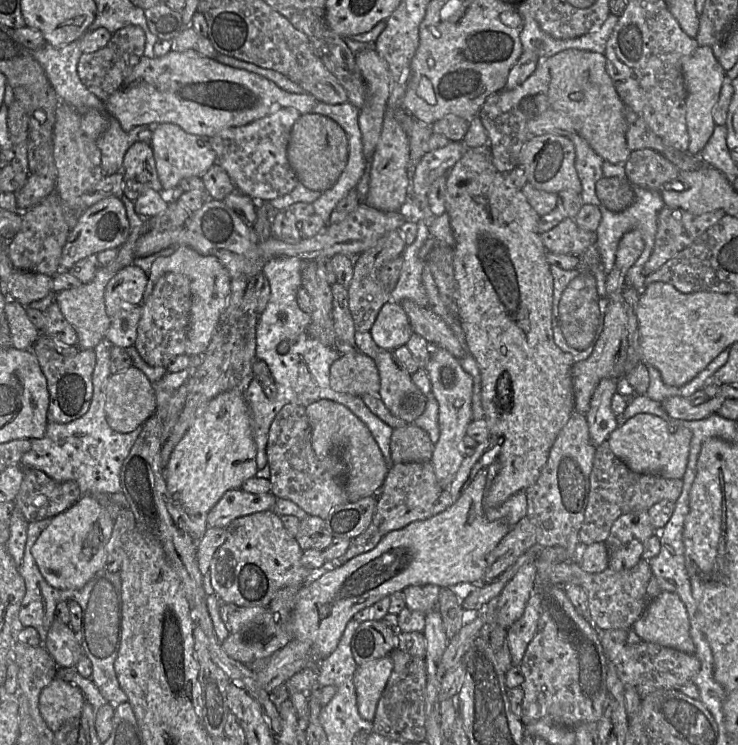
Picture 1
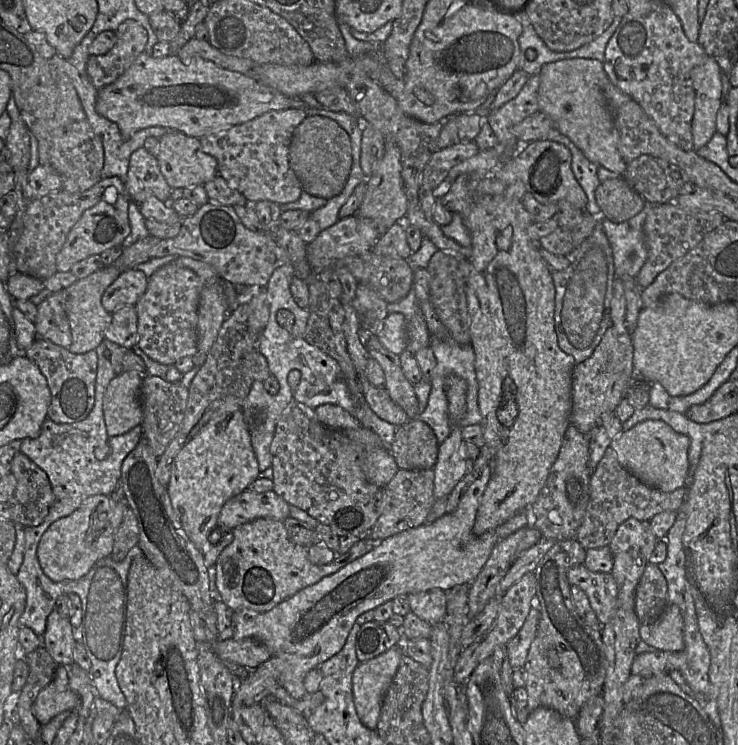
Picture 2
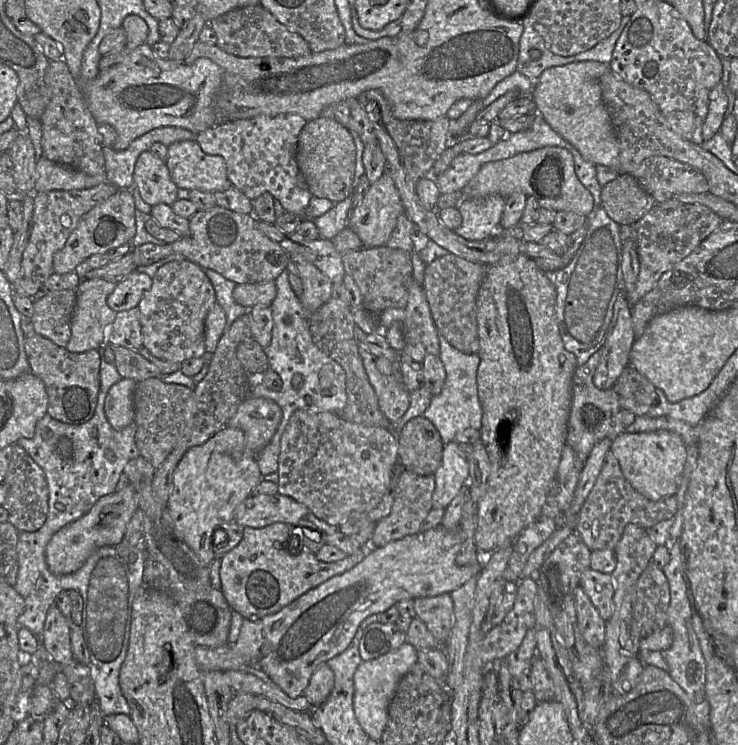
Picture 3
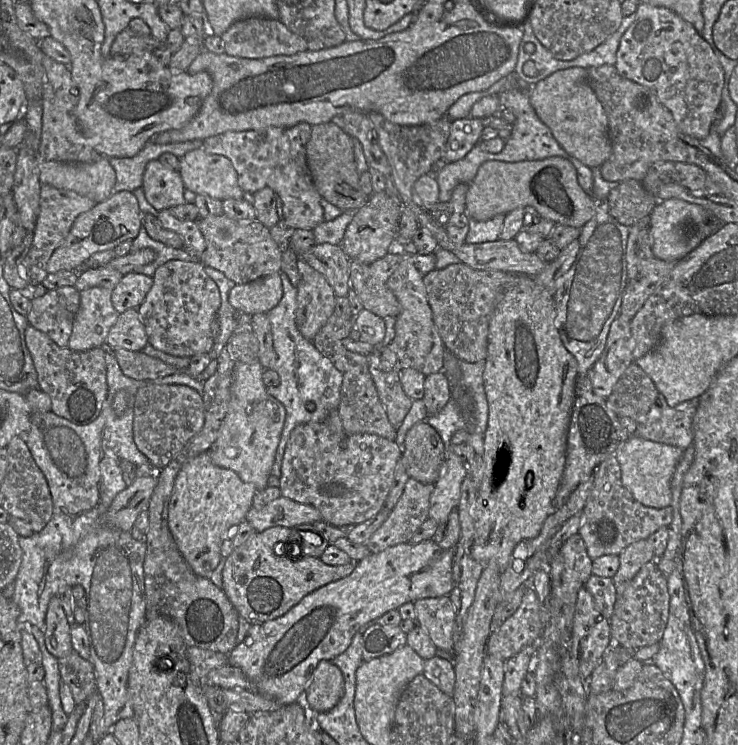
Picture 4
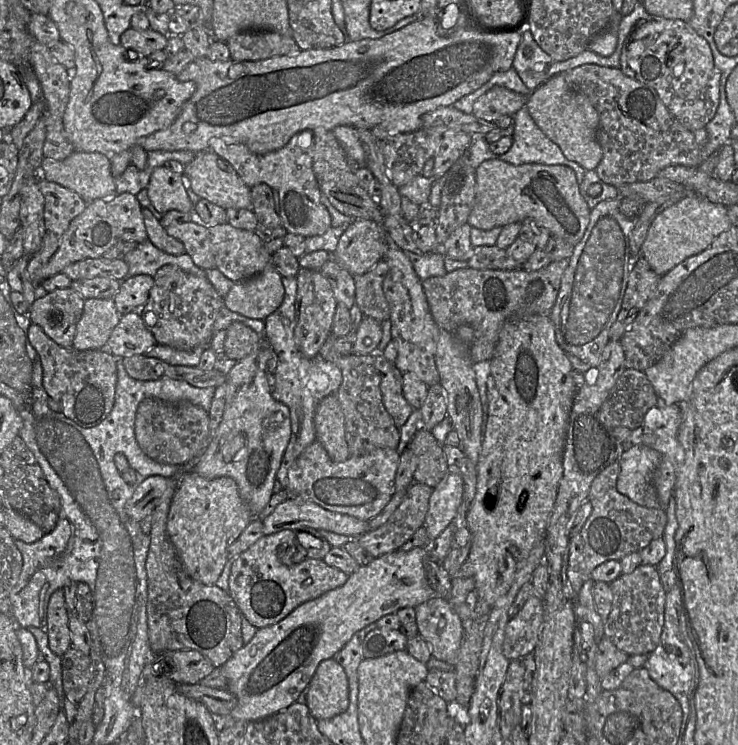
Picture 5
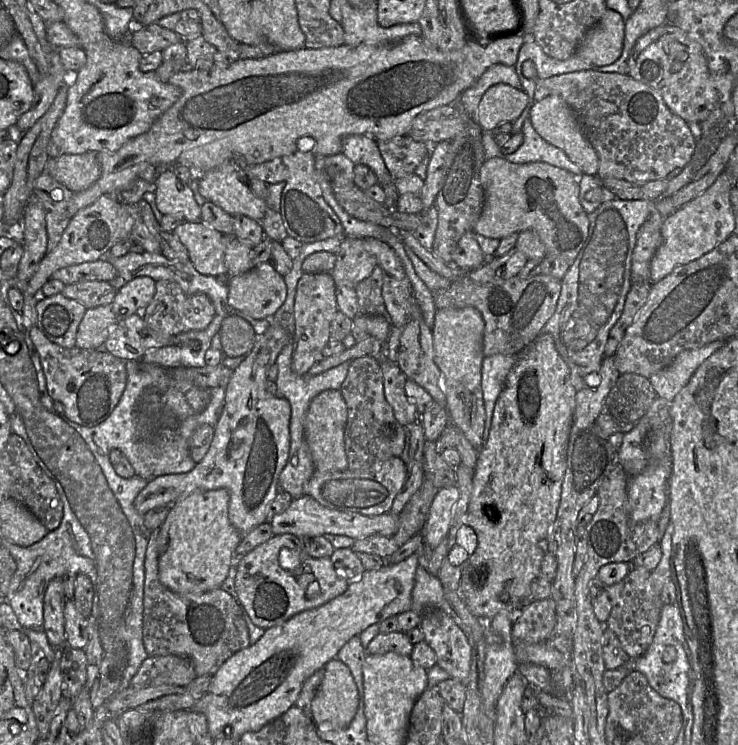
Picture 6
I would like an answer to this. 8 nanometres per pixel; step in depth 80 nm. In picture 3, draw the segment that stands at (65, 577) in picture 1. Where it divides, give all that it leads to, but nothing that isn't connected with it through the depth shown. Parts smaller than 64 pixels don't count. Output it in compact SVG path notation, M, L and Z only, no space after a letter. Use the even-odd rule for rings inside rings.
M131 485L99 498L85 515L62 527L51 537L45 549L45 560L50 572L54 575L73 573L82 567L96 549L120 544L136 510L137 497Z

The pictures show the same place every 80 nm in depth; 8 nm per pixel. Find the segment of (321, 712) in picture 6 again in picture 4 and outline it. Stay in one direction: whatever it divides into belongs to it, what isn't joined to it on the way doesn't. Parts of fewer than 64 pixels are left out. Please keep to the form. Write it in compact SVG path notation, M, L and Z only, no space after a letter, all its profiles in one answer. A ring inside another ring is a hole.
M321 660L312 673L302 700L311 714L317 714L336 706L343 693L341 670L331 660Z

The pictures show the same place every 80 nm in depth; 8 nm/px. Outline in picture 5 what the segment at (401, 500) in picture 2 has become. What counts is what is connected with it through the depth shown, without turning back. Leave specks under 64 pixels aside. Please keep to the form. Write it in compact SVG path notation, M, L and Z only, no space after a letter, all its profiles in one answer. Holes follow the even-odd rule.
M414 481L389 520L375 530L359 536L358 544L374 557L398 550L424 526L433 489Z

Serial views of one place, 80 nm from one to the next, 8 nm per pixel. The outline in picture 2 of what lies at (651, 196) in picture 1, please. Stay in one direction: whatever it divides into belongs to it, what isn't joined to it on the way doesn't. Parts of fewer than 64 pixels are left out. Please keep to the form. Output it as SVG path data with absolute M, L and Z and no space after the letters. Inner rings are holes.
M646 202L645 207L639 214L622 223L614 223L605 218L602 214L598 216L598 222L602 225L613 251L615 275L617 278L621 278L623 276L637 277L642 266L647 260L648 251L645 244L643 226L647 214L649 213L649 209L653 207L653 205L660 204Z

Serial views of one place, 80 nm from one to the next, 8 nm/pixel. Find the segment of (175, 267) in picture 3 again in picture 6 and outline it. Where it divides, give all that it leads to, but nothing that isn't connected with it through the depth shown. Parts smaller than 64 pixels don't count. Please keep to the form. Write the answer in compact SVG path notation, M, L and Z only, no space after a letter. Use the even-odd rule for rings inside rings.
M155 281L155 294L140 313L147 327L161 335L178 335L192 330L203 330L212 321L215 308L209 297L202 293L186 294L174 281Z

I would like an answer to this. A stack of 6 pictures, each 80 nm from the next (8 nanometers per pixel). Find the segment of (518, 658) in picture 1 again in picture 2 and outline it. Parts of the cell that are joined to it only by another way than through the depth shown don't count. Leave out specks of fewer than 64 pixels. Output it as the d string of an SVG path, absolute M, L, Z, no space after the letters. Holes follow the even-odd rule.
M533 606L519 632L506 644L513 669L524 667L529 649L537 634L540 618L539 609Z

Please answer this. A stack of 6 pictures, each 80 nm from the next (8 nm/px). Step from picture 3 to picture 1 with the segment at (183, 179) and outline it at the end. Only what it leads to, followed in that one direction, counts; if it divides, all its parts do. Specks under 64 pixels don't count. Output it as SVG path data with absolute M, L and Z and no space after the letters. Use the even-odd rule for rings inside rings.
M172 123L157 124L152 131L151 148L162 192L169 192L178 187L180 180L188 177L201 177L217 162L217 156L212 149L209 139L193 135Z

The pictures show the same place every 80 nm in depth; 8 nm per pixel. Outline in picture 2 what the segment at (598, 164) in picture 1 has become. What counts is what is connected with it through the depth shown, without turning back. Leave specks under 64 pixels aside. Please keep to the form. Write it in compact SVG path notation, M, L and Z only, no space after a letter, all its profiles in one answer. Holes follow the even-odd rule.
M566 137L566 140L570 143L573 173L588 198L585 211L598 217L601 214L601 210L595 199L595 190L601 183L597 175L598 165L588 160L568 137Z

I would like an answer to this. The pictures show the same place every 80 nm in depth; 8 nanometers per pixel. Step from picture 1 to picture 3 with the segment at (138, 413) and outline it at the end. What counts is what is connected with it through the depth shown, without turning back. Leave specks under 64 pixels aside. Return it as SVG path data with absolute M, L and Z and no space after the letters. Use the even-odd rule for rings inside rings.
M121 378L107 393L104 411L115 430L121 430L134 422L133 394L137 383L133 379Z

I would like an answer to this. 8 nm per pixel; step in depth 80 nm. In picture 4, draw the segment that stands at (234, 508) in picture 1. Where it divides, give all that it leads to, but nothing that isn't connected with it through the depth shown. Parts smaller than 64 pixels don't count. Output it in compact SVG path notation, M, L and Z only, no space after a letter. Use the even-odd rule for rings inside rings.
M280 496L262 508L252 506L246 515L246 520L257 532L262 532L274 526L295 526L323 520L318 509L309 504L296 502Z

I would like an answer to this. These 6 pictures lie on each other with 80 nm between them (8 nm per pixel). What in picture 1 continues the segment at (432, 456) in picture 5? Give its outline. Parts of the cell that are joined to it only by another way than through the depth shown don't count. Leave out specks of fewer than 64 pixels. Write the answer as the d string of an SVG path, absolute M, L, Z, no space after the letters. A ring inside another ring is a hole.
M410 423L393 429L390 449L394 464L426 462L432 458L434 444L425 430Z

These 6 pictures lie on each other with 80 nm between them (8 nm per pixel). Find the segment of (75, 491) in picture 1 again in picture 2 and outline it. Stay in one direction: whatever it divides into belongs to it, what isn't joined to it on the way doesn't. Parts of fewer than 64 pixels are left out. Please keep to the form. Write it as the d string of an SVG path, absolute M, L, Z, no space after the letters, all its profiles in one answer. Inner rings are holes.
M21 451L15 454L10 472L16 478L13 496L7 501L10 520L25 528L40 525L54 502L47 474Z

